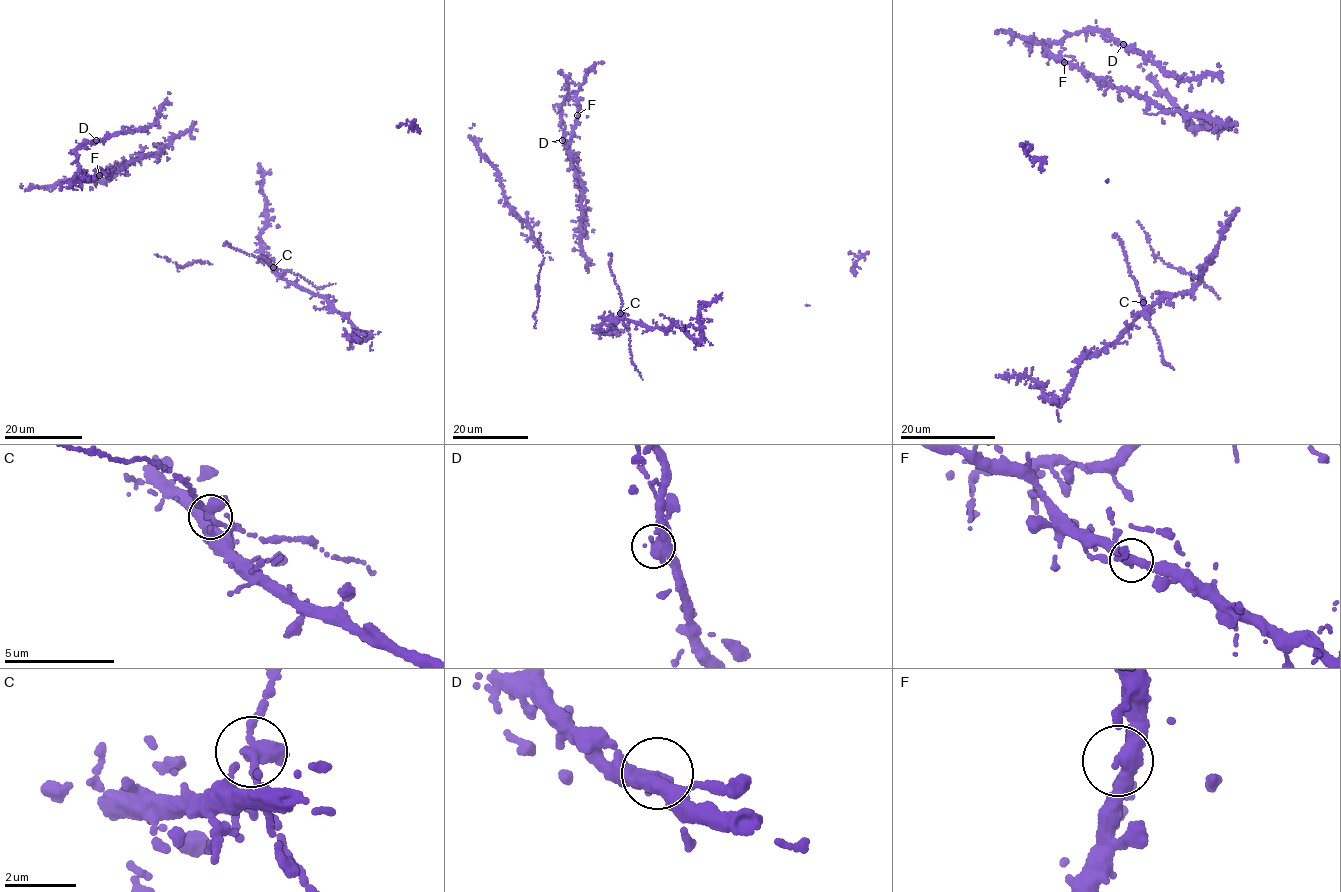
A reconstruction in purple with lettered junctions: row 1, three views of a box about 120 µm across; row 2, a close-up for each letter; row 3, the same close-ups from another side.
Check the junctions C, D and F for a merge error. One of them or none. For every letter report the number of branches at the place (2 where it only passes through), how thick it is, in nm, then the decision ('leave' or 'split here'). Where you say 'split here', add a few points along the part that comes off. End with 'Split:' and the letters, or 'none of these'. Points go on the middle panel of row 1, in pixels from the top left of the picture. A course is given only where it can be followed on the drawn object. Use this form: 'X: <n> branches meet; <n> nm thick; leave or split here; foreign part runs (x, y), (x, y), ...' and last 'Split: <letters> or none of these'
C: 2 branches meet; 360 nm thick; leave
D: 2 branches meet; 400 nm thick; leave
F: 2 branches meet; 360 nm thick; leave
Split: none of these

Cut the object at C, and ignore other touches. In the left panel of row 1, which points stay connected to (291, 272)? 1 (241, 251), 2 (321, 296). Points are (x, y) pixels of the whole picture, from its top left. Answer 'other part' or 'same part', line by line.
1: same part
2: other part

